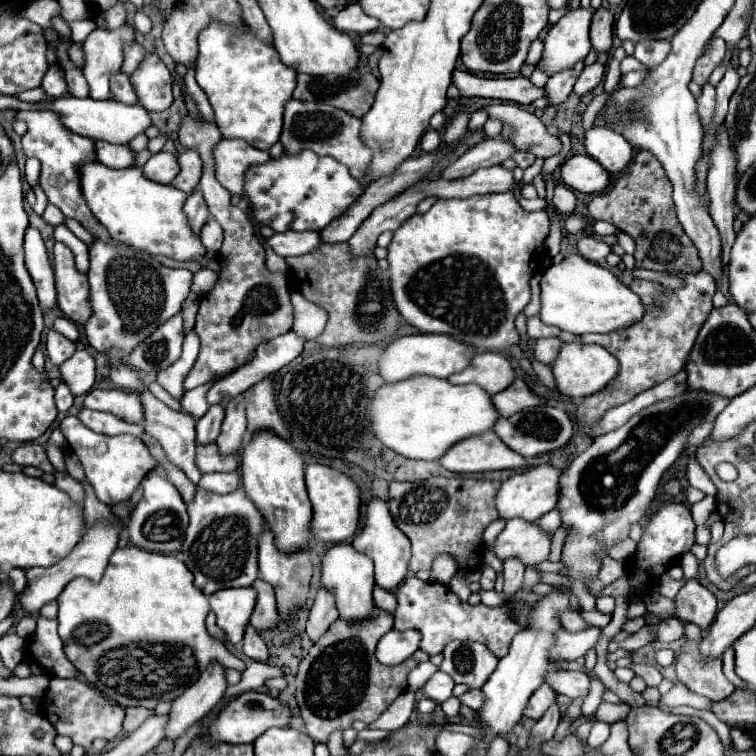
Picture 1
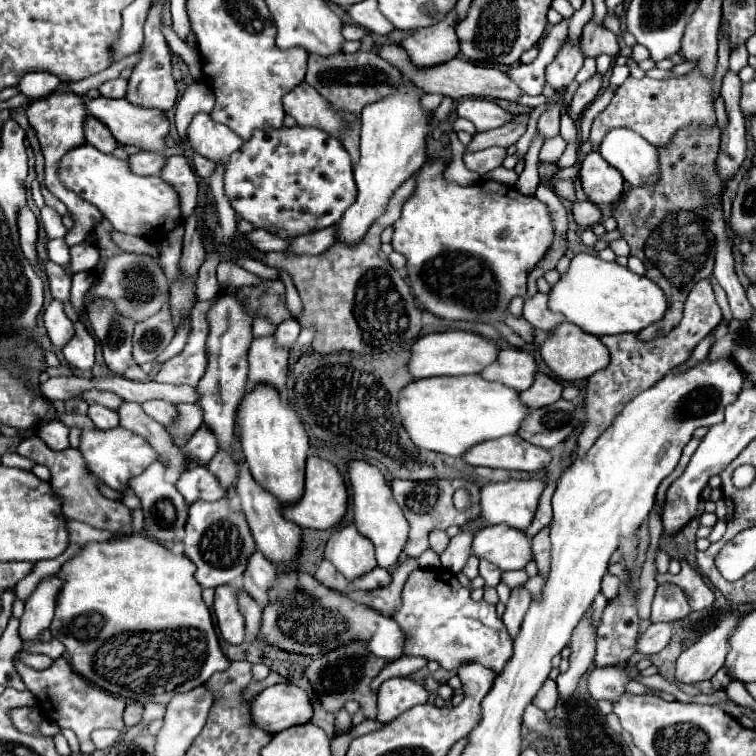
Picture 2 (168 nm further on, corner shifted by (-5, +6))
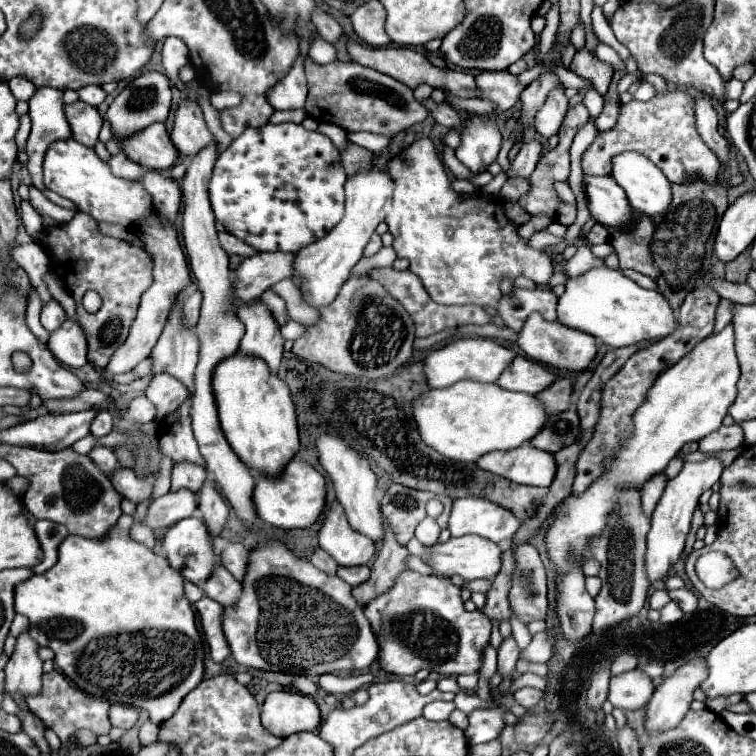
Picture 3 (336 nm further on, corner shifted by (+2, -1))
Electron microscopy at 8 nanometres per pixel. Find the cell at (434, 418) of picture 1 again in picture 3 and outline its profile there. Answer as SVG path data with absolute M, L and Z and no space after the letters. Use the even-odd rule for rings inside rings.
M459 381L447 389L427 391L415 399L413 415L421 439L429 447L449 459L471 463L489 451L509 451L531 441L547 419L545 407L535 395L505 391L495 383L475 381Z

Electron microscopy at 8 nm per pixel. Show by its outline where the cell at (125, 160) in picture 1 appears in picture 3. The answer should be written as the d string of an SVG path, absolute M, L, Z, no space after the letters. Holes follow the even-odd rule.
M75 101L71 105L65 105L65 115L71 125L73 139L81 141L87 147L93 147L99 139L99 131L103 125L99 111L93 105L85 105L83 101Z

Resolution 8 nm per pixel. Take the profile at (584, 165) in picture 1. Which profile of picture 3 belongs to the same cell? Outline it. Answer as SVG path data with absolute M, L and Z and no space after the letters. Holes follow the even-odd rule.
M585 175L585 195L591 215L605 227L625 227L633 219L633 207L613 177Z

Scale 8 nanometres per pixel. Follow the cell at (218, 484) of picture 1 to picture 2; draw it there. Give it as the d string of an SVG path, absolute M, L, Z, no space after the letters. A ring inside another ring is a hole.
M196 466L196 468L186 470L176 482L176 488L186 498L188 504L196 500L212 502L226 496L226 488L218 482L218 478L206 466Z

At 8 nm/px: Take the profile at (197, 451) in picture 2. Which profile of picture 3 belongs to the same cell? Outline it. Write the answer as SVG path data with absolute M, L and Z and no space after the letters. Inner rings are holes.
M177 463L171 473L171 489L193 489L193 493L199 493L207 473L203 467L197 467L193 463Z

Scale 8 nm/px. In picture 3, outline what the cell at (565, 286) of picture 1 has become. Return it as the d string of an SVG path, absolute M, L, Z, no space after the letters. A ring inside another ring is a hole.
M597 267L577 279L569 279L557 303L557 317L563 325L601 339L609 347L627 347L641 341L669 337L679 321L675 309L657 291L643 289L619 269Z

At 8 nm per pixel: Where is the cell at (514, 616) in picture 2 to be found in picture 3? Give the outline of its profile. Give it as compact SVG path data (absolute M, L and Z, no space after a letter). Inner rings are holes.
M513 637L505 639L499 647L499 669L497 673L503 677L503 681L511 681L515 673L515 663L519 659L519 649Z

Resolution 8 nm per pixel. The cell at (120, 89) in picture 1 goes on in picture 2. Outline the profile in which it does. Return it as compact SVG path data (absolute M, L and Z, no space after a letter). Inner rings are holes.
M116 78L116 80L104 82L98 90L106 98L124 98L126 96L126 86L128 86L128 82L124 78Z

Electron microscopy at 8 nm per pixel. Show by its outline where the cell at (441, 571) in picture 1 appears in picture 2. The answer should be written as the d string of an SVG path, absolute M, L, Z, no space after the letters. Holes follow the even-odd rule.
M430 532L430 548L436 554L442 554L448 548L448 534L446 532Z

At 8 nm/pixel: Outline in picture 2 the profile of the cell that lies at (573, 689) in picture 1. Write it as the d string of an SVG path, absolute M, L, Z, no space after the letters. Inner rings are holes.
M614 666L606 668L594 668L588 674L588 692L592 698L600 700L616 700L618 696L624 694L624 686L630 680L626 670L618 670Z

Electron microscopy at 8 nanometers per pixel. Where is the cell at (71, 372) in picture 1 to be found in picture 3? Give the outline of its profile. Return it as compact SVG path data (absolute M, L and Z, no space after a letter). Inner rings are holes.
M65 319L59 329L49 335L49 349L67 367L83 367L87 363L87 339L77 321Z

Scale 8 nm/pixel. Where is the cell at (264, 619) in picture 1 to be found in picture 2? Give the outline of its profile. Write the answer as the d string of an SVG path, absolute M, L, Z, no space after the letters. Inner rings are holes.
M254 552L248 562L248 570L244 572L242 586L256 602L260 602L260 606L266 606L268 590L274 586L276 574L276 566L270 564L260 552Z

